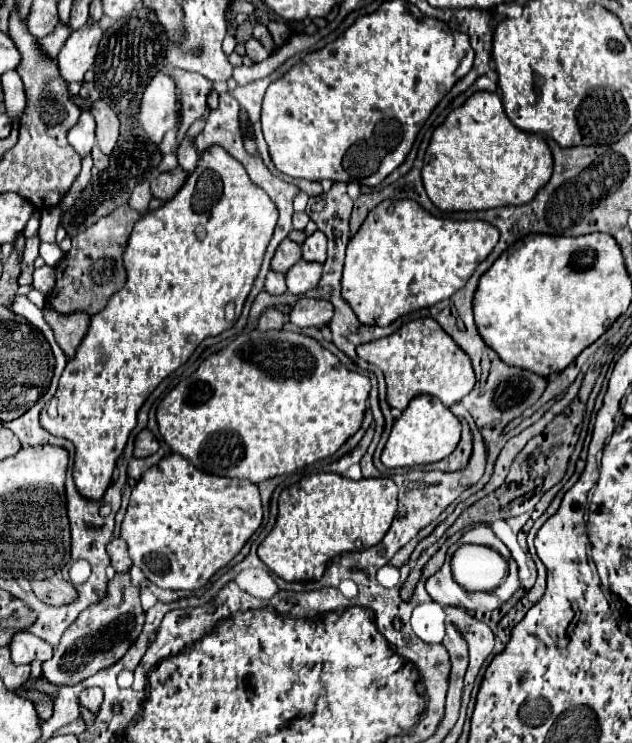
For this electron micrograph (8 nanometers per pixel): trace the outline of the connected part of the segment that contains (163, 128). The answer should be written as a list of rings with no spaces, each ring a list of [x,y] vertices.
[[[157,73],[143,93],[139,123],[151,143],[161,143],[163,135],[175,127],[175,119],[179,119],[177,85],[167,73]]]

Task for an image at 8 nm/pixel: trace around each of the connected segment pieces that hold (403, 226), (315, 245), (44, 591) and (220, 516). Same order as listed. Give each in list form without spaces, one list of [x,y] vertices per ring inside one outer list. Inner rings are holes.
[[[411,199],[383,201],[377,205],[355,237],[347,245],[345,269],[343,269],[343,297],[349,301],[357,319],[365,325],[387,327],[401,315],[431,307],[443,299],[449,299],[459,291],[473,275],[477,265],[487,259],[499,241],[499,231],[487,221],[453,221],[433,217],[419,203]]]
[[[315,231],[311,237],[303,243],[303,259],[305,261],[317,261],[325,263],[327,259],[327,237],[321,231]]]
[[[51,577],[45,581],[33,581],[31,587],[33,587],[33,593],[37,595],[39,601],[53,605],[53,607],[61,607],[61,605],[73,603],[77,599],[77,589],[61,577]]]
[[[181,455],[163,457],[157,465],[147,469],[131,491],[129,507],[121,523],[121,539],[129,545],[129,555],[135,567],[161,589],[201,589],[221,567],[225,567],[247,543],[247,539],[261,525],[261,497],[257,485],[251,481],[225,479],[209,475],[193,467]]]

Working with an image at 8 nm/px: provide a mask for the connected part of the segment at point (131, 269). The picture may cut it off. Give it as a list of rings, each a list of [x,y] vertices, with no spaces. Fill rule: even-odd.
[[[209,149],[209,153],[201,155],[195,171],[179,193],[163,207],[147,211],[137,221],[123,255],[127,283],[109,299],[103,311],[91,317],[89,331],[81,341],[77,355],[67,361],[55,393],[59,415],[55,419],[41,415],[41,427],[45,431],[69,439],[75,445],[73,479],[81,497],[89,501],[103,499],[111,485],[117,459],[123,455],[129,433],[137,425],[137,413],[145,399],[169,373],[193,355],[203,339],[229,329],[225,305],[245,303],[261,269],[277,217],[277,207],[269,201],[265,191],[249,181],[243,165],[229,157],[225,149]]]

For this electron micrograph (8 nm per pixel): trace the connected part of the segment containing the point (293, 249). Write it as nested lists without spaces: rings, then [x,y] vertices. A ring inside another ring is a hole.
[[[285,239],[279,249],[275,251],[275,257],[271,261],[271,269],[277,273],[287,273],[297,261],[301,259],[301,249],[297,243],[293,243],[291,239]]]

